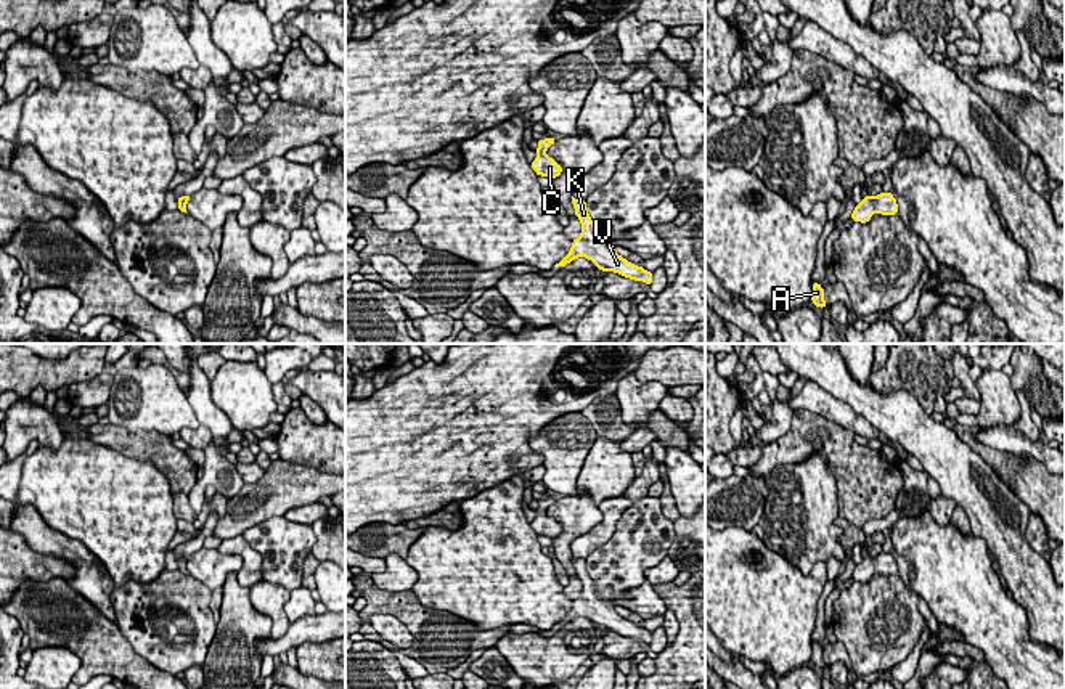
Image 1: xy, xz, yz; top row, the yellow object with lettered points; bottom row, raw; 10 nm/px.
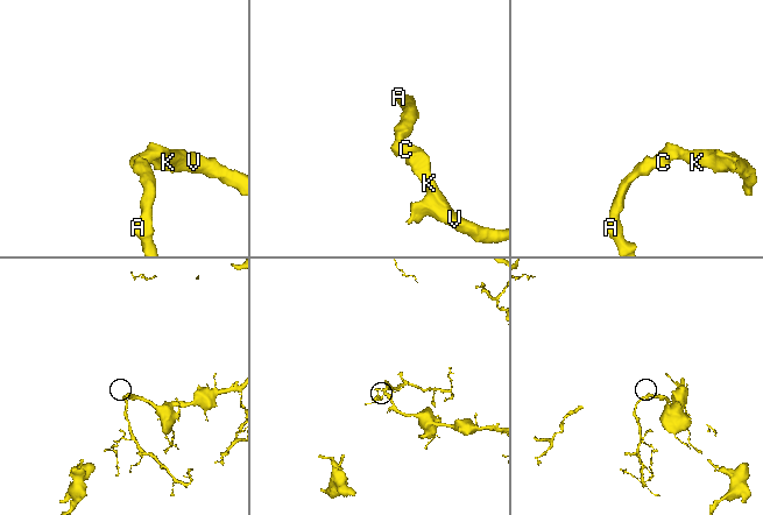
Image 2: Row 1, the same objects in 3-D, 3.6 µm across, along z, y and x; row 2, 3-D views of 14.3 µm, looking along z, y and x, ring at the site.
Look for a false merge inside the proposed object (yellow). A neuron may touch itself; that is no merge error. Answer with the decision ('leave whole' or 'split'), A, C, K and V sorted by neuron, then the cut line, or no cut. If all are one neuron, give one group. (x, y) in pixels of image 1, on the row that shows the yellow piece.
leave whole | A C K V | no cut

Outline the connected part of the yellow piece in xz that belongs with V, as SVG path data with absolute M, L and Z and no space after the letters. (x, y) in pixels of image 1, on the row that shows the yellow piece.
M572 196L572 204L575 209L575 215L581 222L581 234L578 239L572 241L572 249L569 251L569 254L554 267L565 267L577 257L586 257L602 271L615 271L625 278L644 281L651 286L652 271L647 271L643 267L638 267L628 262L626 259L620 257L612 244L602 241L596 234L596 226L586 210L585 199L575 199Z

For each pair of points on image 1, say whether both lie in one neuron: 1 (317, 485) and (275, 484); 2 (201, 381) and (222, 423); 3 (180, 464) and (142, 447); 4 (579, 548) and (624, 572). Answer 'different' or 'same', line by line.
1: same
2: same
3: same
4: different

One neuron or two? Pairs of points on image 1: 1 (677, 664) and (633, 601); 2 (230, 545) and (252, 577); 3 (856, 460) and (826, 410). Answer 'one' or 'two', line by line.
1: two
2: one
3: two

